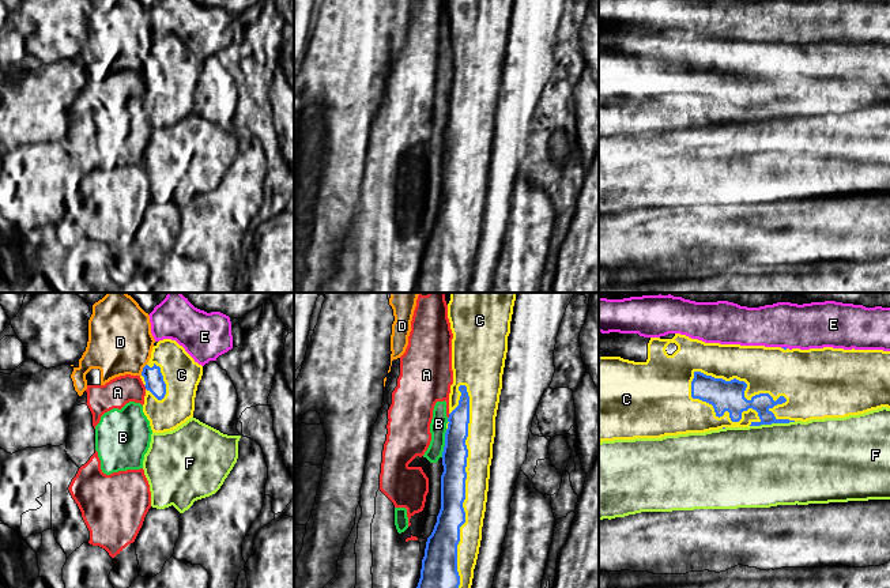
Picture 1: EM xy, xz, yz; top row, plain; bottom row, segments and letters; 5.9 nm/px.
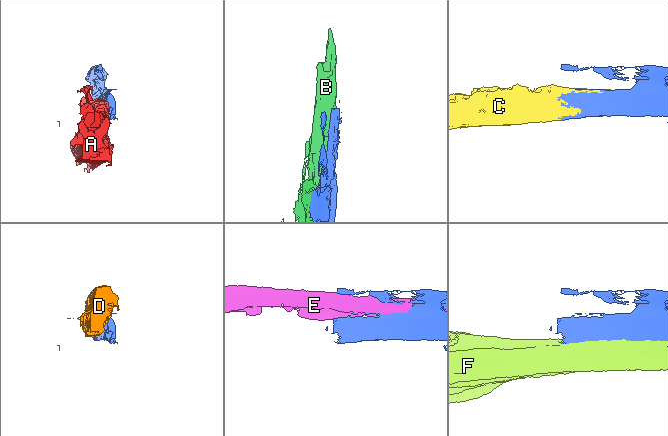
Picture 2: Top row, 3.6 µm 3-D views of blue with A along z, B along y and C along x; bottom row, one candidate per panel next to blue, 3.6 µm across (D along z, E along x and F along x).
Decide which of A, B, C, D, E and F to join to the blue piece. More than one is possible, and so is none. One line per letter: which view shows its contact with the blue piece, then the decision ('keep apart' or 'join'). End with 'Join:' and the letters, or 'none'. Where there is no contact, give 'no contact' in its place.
A: xz | keep apart
B: xz | keep apart
C: yz | join
D: xy | keep apart
E: yz | keep apart
F: yz | keep apart
Join: C

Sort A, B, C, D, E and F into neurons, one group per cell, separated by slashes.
A / B / C / D / E / F

